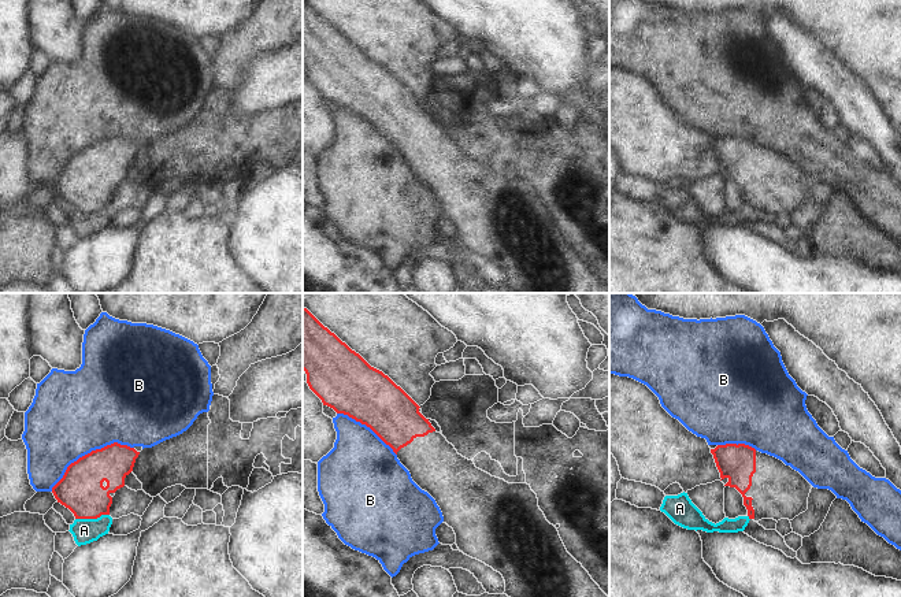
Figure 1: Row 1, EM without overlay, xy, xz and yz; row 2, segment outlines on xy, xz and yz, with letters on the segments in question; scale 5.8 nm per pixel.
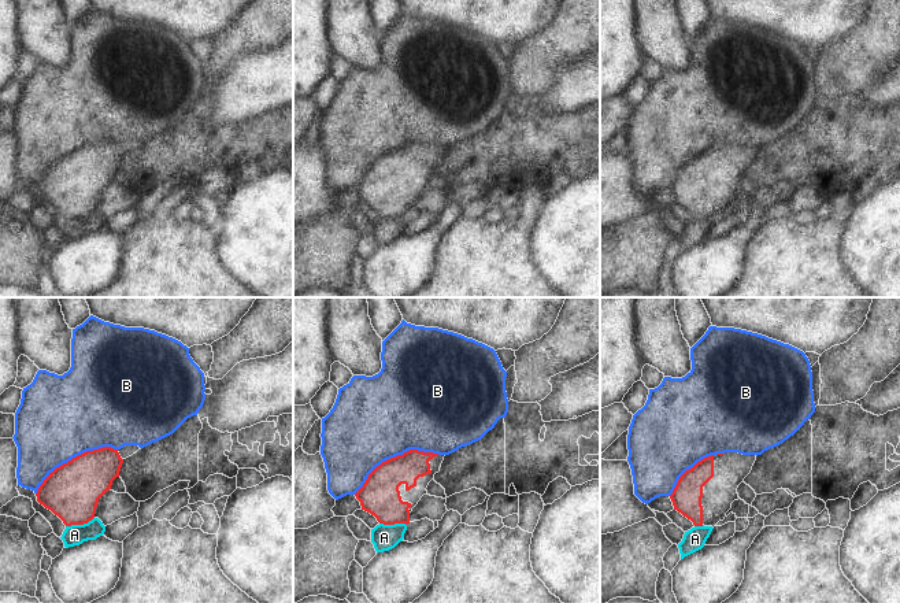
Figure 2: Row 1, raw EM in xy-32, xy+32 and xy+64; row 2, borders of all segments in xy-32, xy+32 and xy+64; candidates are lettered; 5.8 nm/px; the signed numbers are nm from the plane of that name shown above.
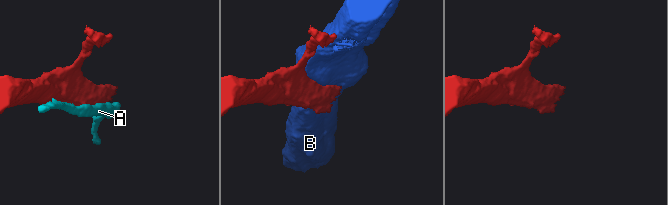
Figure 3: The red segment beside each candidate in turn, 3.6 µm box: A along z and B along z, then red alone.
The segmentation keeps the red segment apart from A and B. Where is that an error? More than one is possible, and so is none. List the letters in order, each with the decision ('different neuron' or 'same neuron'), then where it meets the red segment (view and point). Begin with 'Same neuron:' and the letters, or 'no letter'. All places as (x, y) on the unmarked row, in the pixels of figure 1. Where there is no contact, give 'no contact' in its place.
Same neuron: no letter
A: different neuron | xy (92, 211)
B: different neuron | xy (88, 147)

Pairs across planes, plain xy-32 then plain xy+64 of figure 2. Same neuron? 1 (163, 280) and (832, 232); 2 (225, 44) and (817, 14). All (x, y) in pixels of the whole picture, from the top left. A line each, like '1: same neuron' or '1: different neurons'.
1: same neuron
2: different neurons

